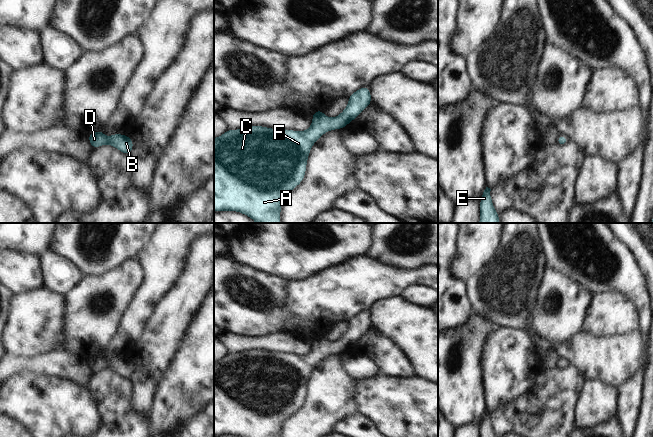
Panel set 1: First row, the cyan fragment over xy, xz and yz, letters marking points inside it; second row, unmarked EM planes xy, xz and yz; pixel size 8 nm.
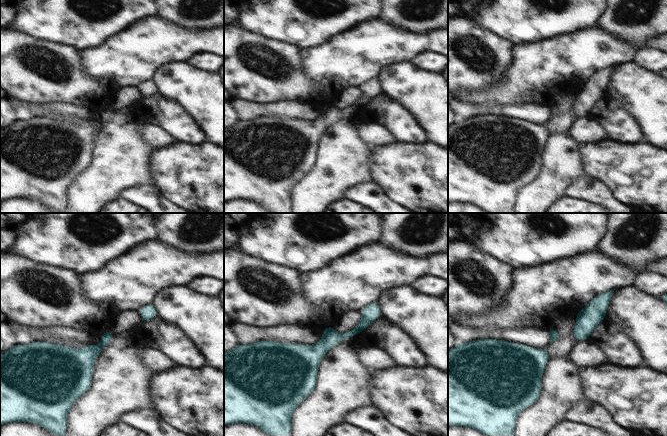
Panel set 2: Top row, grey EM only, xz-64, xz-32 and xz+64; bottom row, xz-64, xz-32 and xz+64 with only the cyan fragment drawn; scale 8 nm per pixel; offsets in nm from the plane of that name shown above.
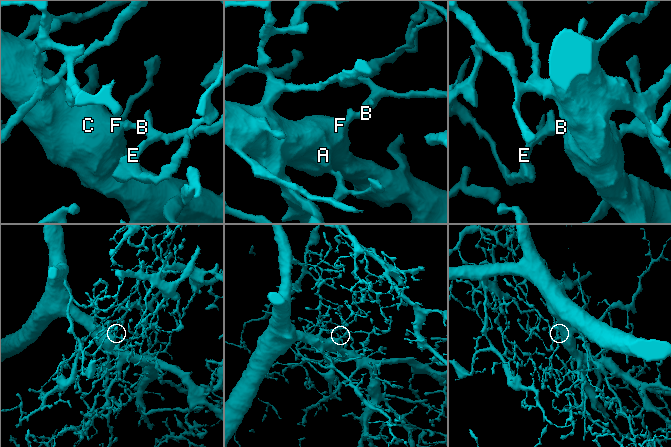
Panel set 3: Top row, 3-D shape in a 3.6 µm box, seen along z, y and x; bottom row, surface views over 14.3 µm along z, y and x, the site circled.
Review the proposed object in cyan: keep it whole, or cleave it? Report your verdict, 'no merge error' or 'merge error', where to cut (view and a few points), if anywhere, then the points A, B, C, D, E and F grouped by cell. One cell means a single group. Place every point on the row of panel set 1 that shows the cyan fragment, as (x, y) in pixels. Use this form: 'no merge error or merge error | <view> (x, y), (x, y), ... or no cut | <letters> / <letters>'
no merge error | no cut | A B C D E F

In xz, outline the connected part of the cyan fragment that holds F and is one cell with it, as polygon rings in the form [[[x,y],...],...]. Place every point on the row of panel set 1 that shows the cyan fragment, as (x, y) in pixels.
[[[369,86],[351,93],[347,107],[336,117],[327,117],[322,109],[312,113],[312,124],[305,131],[273,129],[260,125],[241,129],[227,129],[222,136],[214,138],[214,212],[236,211],[253,219],[256,223],[281,223],[282,199],[299,184],[306,175],[306,165],[311,148],[326,132],[346,128],[372,103]]]

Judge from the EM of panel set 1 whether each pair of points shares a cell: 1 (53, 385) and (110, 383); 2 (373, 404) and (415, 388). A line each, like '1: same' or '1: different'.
1: different
2: same

